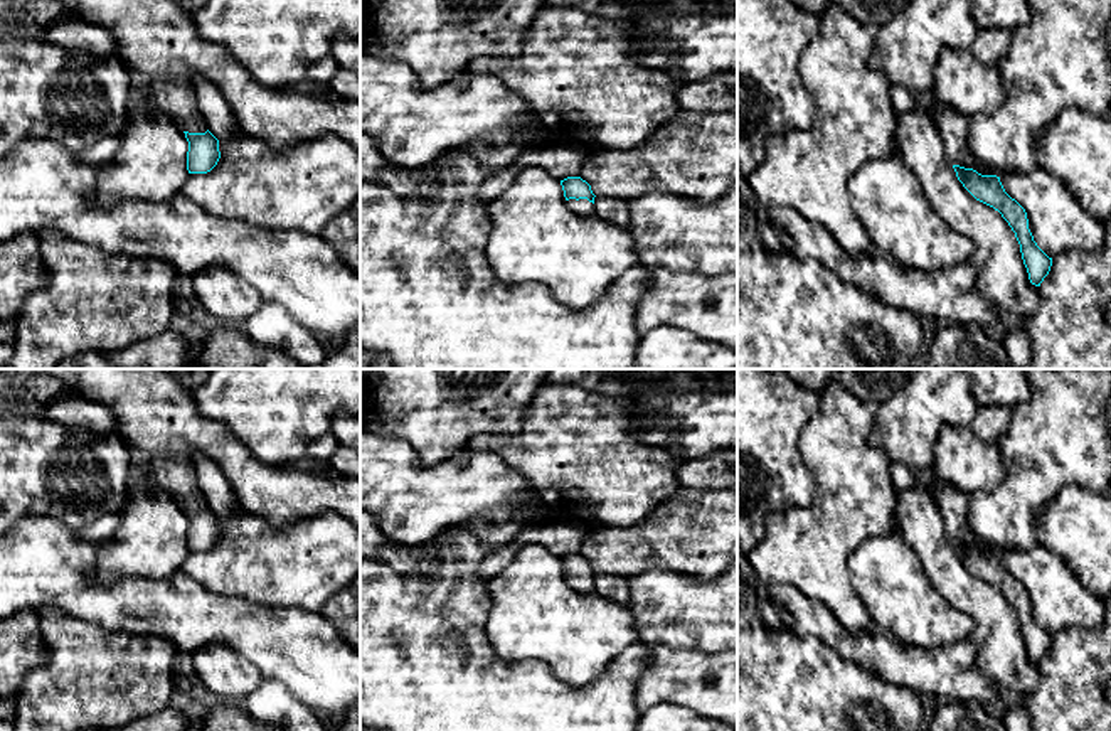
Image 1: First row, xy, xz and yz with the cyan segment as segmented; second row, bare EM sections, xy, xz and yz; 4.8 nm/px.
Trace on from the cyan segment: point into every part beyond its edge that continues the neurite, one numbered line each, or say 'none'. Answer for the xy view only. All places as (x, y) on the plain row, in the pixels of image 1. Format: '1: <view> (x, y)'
1: xy (174, 472)

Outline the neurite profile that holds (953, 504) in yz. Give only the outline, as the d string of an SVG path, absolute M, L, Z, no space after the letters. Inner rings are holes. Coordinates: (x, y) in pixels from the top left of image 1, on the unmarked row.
M936 475L933 480L931 492L946 526L944 534L951 542L973 546L981 552L1000 554L1000 551L995 546L985 544L973 534L966 517L970 507L970 495L966 492L961 492L944 483Z

